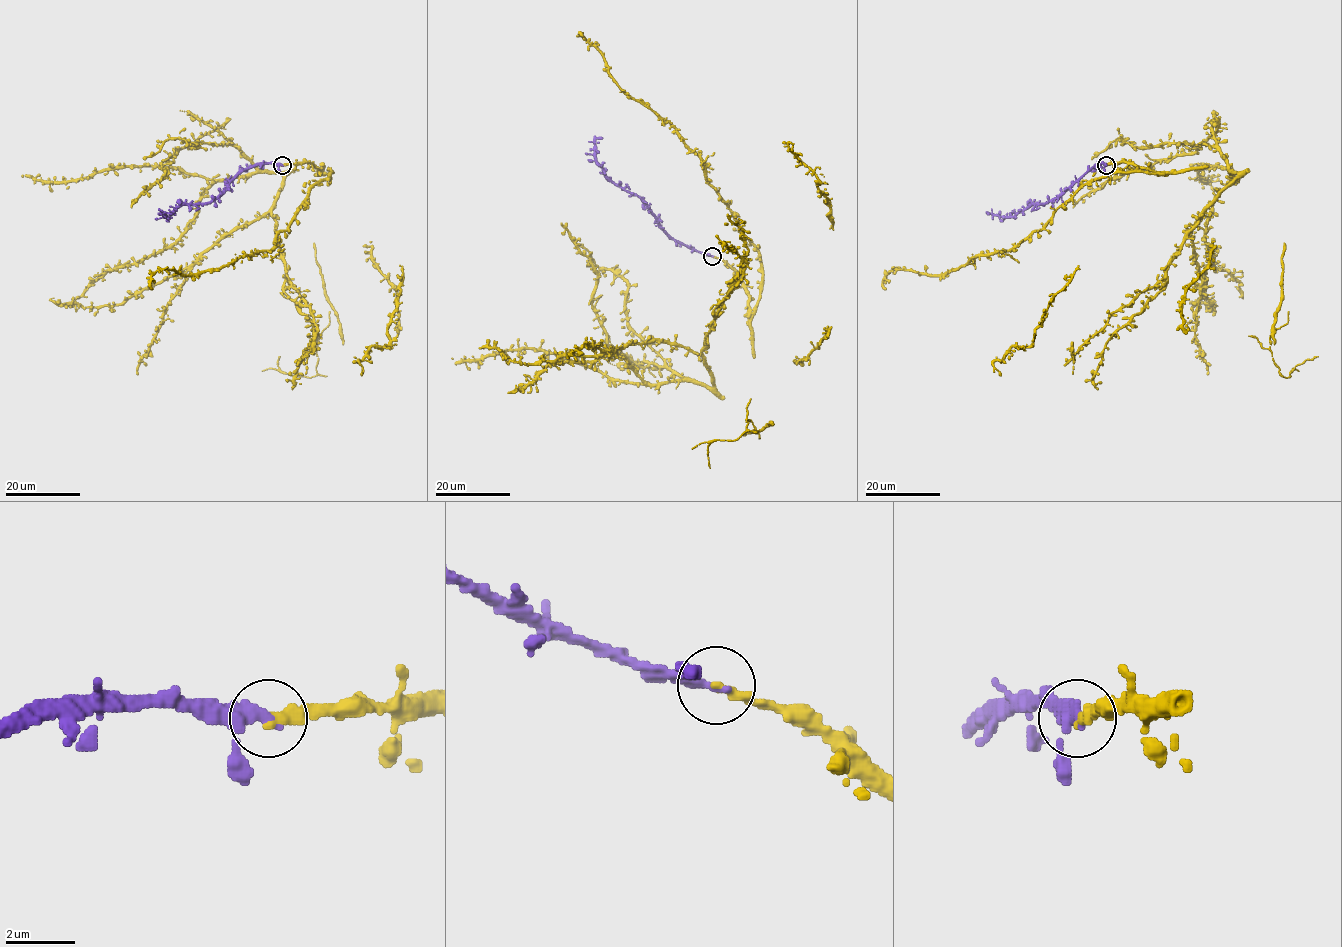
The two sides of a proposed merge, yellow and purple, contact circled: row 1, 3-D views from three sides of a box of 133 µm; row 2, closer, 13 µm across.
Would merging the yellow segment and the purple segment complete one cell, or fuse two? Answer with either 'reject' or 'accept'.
accept

